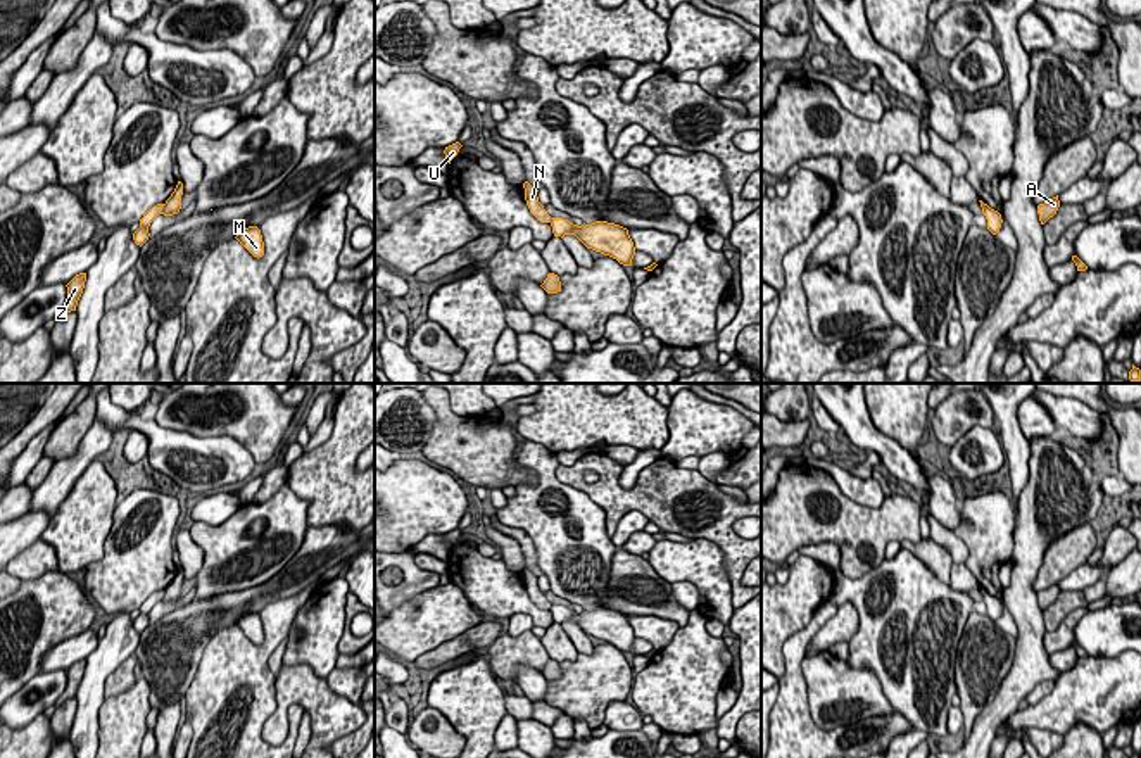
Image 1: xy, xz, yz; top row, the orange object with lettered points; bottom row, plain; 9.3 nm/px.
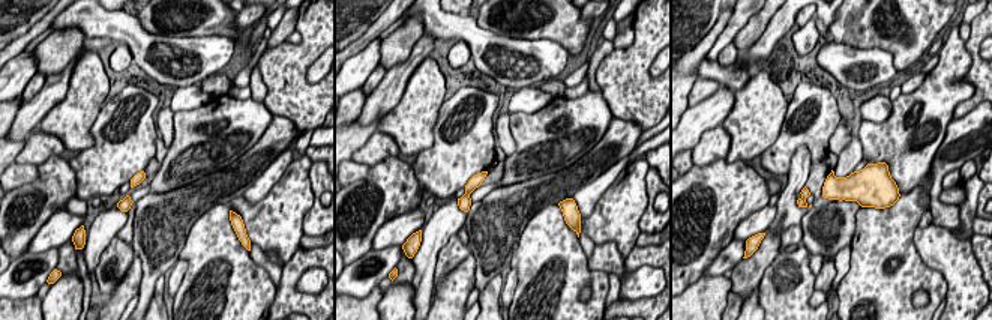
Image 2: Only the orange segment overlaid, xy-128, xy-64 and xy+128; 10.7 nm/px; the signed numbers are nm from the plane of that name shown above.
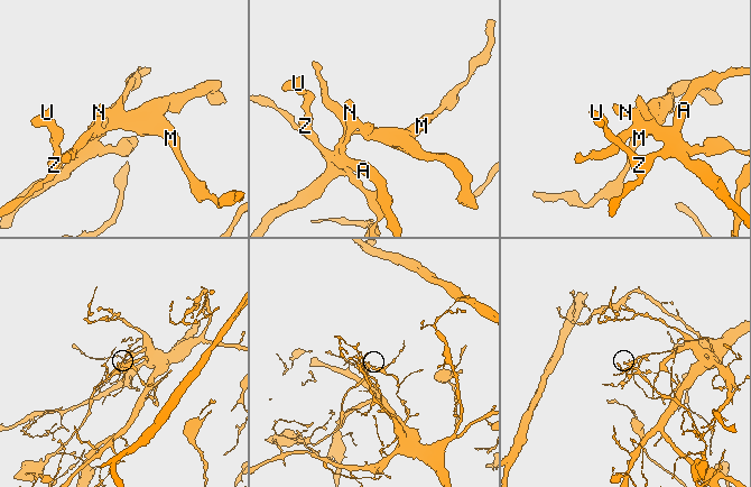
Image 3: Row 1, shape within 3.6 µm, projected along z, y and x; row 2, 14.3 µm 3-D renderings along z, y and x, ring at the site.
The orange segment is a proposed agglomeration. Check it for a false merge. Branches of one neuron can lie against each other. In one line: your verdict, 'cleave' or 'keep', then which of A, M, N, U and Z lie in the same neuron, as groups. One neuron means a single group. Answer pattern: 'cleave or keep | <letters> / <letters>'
cleave | A N U Z / M

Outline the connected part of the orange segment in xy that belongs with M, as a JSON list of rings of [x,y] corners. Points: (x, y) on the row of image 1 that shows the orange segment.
[[[249,226],[235,237],[254,257],[264,256],[264,242],[257,226]]]

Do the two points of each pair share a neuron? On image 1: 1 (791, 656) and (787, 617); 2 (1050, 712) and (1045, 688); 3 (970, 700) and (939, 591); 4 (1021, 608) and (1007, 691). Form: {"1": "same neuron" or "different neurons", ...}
{"1": "different neurons", "2": "different neurons", "3": "different neurons", "4": "same neuron"}

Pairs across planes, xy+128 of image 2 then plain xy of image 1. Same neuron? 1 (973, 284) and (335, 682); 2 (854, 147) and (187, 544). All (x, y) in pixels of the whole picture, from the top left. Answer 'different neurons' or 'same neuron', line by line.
1: different neurons
2: same neuron

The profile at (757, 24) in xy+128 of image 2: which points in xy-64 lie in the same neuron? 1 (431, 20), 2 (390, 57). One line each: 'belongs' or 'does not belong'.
1: does not belong
2: belongs

